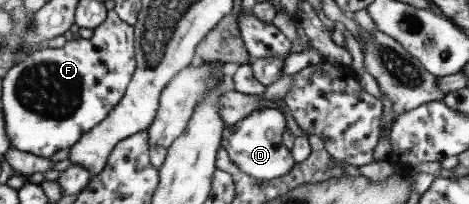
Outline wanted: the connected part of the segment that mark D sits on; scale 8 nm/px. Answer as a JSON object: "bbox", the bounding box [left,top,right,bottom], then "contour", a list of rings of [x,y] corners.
{"bbox":[220,108,294,181],"contour":[[[264,108],[249,113],[247,117],[241,118],[241,121],[225,126],[221,133],[220,144],[231,163],[243,173],[257,181],[272,180],[284,176],[294,164],[290,149],[287,149],[282,143],[284,131],[283,114],[277,109]]]}

